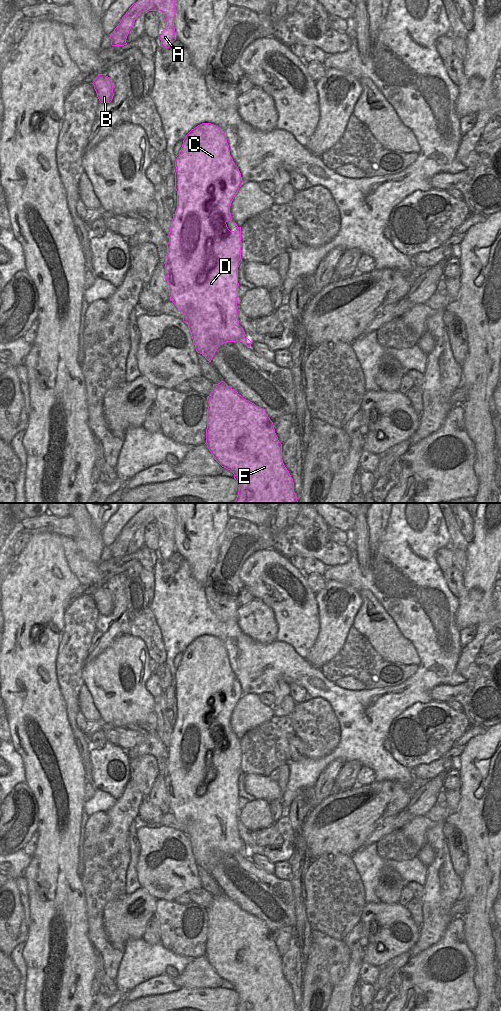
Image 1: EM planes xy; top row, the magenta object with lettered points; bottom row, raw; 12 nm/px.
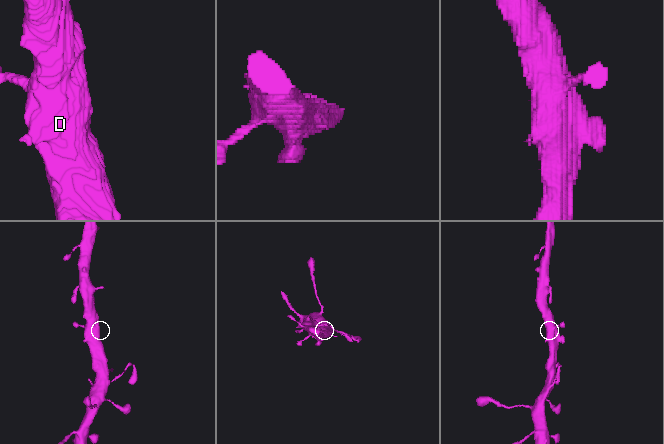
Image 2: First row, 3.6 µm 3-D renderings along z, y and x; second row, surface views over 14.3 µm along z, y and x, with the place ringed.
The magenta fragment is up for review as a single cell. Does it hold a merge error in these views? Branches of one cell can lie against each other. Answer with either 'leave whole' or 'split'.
leave whole

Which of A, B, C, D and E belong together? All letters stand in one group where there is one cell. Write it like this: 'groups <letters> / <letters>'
groups A B C D E

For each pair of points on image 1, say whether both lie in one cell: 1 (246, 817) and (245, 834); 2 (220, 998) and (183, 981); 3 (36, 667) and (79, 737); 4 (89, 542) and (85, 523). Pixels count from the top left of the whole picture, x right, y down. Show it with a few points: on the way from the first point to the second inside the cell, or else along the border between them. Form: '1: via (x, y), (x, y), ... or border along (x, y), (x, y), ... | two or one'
1: border along (238, 819), (252, 831) | two
2: border along (220, 987), (181, 988) | two
3: border along (70, 727), (78, 753) | two
4: via (87, 537), (85, 528) | one

